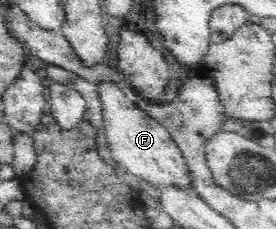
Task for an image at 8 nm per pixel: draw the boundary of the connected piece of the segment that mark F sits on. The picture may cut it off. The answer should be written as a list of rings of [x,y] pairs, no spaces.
[[[99,84],[98,93],[103,108],[103,126],[106,129],[108,149],[112,159],[118,164],[119,172],[140,176],[142,180],[150,182],[158,190],[176,186],[176,189],[184,192],[194,192],[188,163],[170,132],[130,102],[120,88]]]

